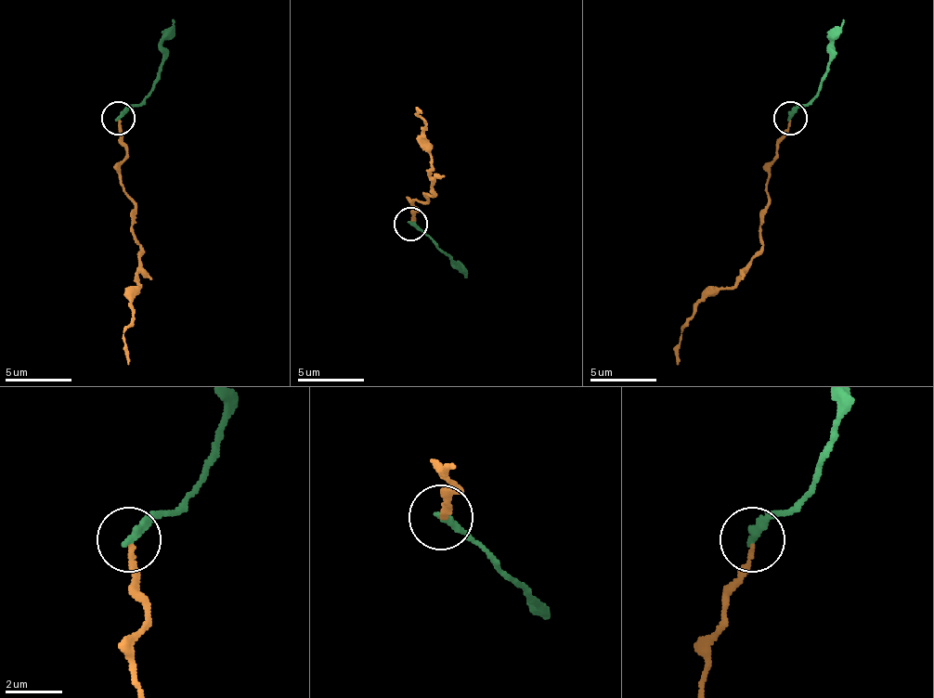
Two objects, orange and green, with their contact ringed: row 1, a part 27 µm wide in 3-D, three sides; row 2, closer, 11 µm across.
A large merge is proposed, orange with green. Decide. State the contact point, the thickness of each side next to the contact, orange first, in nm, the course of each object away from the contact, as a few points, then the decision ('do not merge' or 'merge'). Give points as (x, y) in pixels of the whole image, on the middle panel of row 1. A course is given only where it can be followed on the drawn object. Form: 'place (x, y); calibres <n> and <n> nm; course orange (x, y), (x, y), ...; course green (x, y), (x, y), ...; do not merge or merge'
place (410, 224); calibres 160 and 280 nm; course orange (411, 225), (418, 211), (411, 204), (432, 194), (432, 148), (424, 121), (415, 114), (421, 110); course green (411, 225), (468, 277); do not merge

